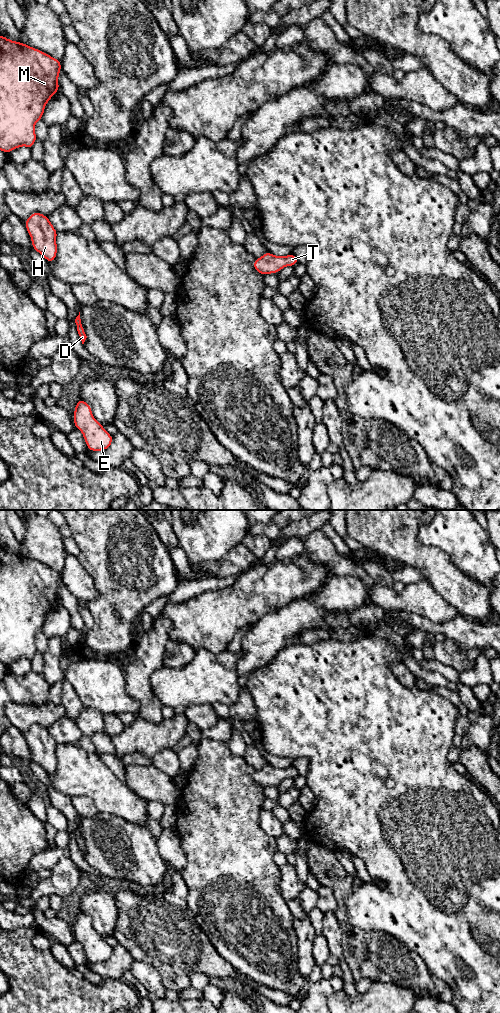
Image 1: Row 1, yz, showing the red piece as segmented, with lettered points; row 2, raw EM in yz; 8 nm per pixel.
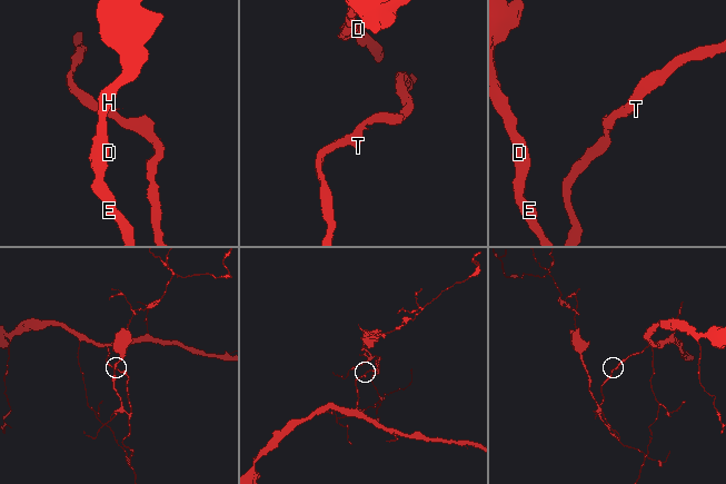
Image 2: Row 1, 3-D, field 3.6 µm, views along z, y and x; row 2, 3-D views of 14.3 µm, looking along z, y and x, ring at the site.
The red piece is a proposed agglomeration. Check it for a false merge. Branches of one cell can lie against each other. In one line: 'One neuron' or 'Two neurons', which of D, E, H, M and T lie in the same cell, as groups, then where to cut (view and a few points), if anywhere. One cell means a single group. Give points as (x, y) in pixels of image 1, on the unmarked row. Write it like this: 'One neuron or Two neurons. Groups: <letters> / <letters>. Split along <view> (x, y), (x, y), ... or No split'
One neuron. Groups: D E H M T. No split

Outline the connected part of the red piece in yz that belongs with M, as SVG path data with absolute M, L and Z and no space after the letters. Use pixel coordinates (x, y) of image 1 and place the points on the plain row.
M0 546L0 662L9 666L21 658L30 661L33 659L37 652L35 636L42 631L48 613L59 603L60 583L60 572L22 554L9 552Z

